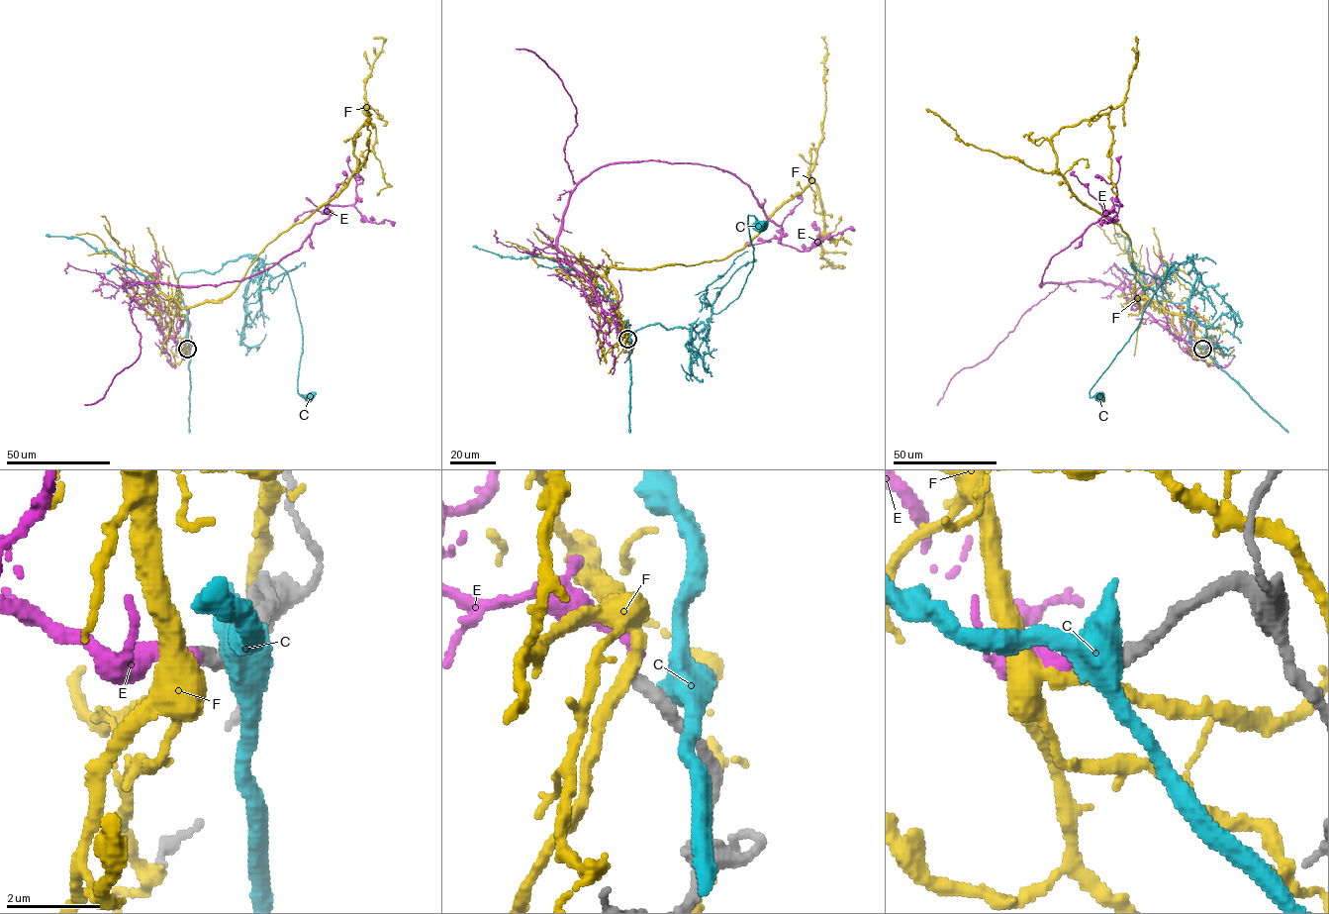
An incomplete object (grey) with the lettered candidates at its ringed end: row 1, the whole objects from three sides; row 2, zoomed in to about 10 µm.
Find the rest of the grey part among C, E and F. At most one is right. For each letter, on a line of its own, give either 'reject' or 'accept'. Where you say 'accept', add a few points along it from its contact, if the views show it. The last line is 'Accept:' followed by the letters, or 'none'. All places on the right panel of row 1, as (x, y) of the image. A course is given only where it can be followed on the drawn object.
C: reject
E: accept | via (1203, 349), (1176, 338), (1118, 288), (1099, 281), (1039, 284), (1055, 254), (1114, 206), (1122, 205), (1102, 224)
F: reject
Accept: E

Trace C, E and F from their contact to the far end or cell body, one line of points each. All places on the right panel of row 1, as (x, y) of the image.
C: (1204, 349), (1186, 325), (1200, 273), (1188, 272), (1192, 255), (1167, 271), (1091, 390), (1099, 396)
E: (1203, 349), (1176, 338), (1118, 288), (1099, 281), (1039, 284), (1055, 254), (1114, 206), (1122, 205), (1102, 224)
F: (1203, 349), (1190, 316), (1146, 297), (1138, 307), (1129, 238), (1057, 167), (1051, 138), (1124, 99), (1137, 38)

